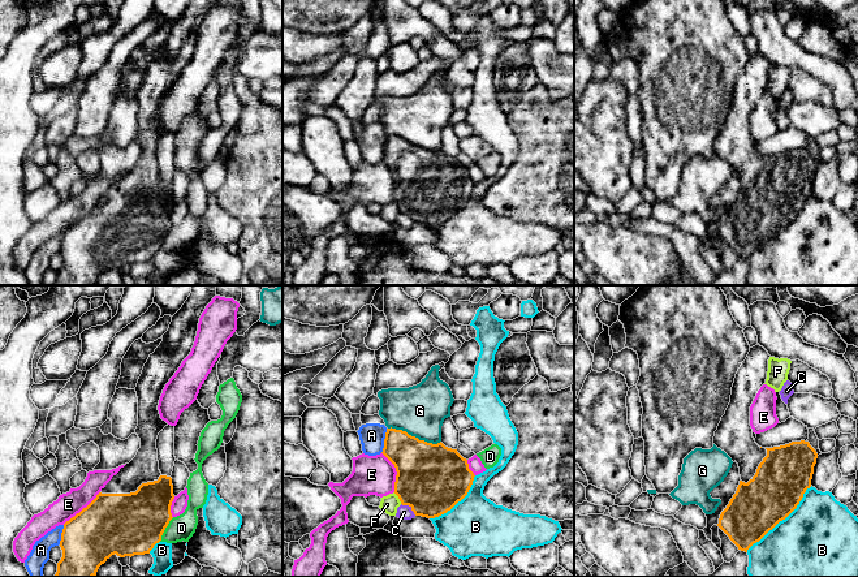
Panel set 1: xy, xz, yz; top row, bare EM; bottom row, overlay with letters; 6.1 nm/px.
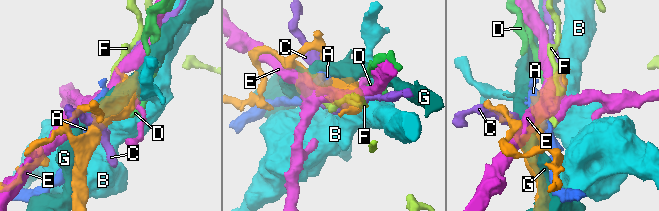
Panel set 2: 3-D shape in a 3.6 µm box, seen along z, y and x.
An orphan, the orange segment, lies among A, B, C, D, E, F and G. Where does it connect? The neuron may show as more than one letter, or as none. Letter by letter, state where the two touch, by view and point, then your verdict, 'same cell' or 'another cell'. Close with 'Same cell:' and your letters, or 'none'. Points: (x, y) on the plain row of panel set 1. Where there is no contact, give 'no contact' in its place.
A: contact xz (384, 149); another cell
B: contact yz (781, 228); another cell
C: contact xz (409, 214); another cell
D: contact xy (164, 237); another cell
E: contact xz (396, 179); another cell
F: contact xz (399, 206); another cell
G: contact xz (414, 145); another cell
Same cell: none

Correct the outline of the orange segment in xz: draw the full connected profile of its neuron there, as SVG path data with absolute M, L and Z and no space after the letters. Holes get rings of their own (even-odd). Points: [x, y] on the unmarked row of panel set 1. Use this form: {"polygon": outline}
{"polygon": "M387 137L381 160L396 176L394 202L415 224L439 225L469 201L474 181L457 158Z"}

